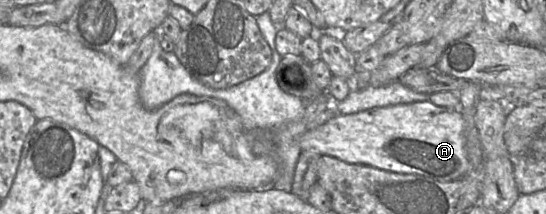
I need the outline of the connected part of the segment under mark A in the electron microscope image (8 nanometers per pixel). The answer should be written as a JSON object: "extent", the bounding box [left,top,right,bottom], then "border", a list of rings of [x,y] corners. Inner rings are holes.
{"extent":[298,100,469,181],"border":[[[428,100],[376,107],[347,115],[336,114],[326,123],[303,133],[298,138],[298,145],[301,150],[333,156],[347,163],[368,165],[402,174],[418,174],[439,181],[456,180],[469,171],[462,113],[458,109],[436,106]]]}

